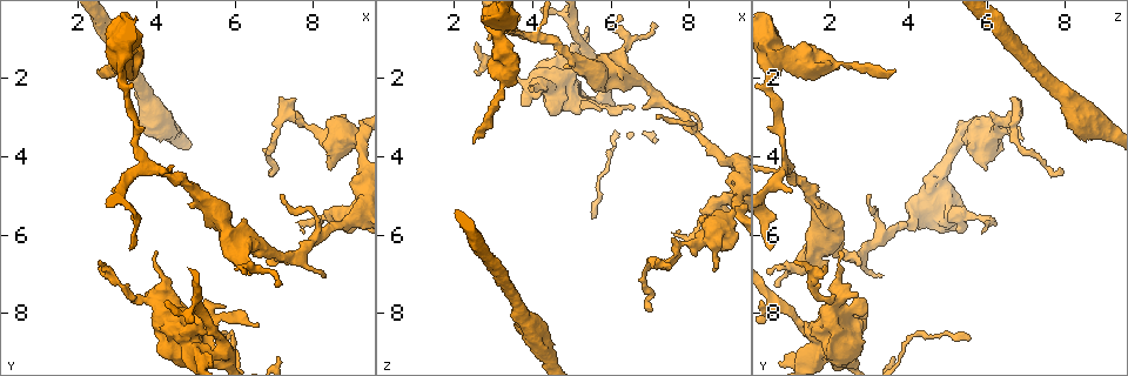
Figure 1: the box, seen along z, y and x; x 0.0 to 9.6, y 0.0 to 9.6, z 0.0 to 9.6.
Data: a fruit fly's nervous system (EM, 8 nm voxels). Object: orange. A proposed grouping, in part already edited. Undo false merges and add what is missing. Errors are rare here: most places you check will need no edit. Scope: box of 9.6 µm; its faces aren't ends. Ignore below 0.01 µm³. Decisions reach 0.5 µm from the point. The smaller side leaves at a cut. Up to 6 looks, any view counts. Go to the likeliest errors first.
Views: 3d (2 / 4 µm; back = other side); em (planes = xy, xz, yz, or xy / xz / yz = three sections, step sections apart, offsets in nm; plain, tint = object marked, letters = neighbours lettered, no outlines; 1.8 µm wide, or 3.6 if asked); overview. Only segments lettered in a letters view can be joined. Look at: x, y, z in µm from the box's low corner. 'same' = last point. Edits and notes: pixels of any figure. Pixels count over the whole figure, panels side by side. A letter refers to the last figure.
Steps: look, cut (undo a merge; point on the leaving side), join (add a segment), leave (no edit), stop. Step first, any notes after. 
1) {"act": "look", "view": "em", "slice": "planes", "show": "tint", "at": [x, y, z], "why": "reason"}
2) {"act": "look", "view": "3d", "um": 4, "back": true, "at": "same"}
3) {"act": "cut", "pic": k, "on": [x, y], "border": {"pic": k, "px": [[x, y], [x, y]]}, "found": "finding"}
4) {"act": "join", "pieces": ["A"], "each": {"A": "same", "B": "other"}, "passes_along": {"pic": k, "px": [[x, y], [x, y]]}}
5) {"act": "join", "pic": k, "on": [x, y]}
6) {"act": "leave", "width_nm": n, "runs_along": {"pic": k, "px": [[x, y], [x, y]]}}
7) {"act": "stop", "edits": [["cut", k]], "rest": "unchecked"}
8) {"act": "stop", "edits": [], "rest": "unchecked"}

{"act": "look", "view": "em", "slice": "xz", "step": 8, "show": "tint", "at": [3.05, 1.65, 0.75], "why": "abrupt turn"}

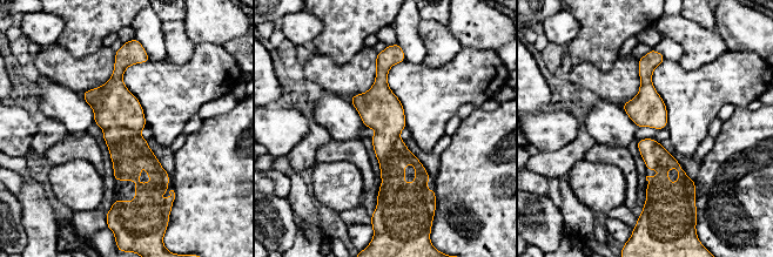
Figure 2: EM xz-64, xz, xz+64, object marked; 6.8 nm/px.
{"act": "look", "view": "em", "slice": "planes", "show": "letters", "at": "same"}

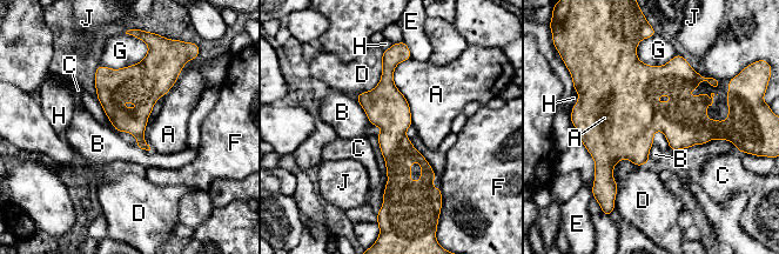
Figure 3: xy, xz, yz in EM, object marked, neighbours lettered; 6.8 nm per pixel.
{"act": "leave", "longest_contact_nm": ["A", 460], "each": {"A": "other", "B": "other", "C": "other", "D": "other", "E": "other", "F": "other", "G": "other", "H": "other", "J": "other"}, "runs_along": {"pic": 3, "px": [[385, 55], [397, 196]]}, "found": "one cell here"}

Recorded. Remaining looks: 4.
{"act": "look", "view": "3d", "um": 4, "at": [8.70, 5.55, 5.10], "why": "sudden change in width"}

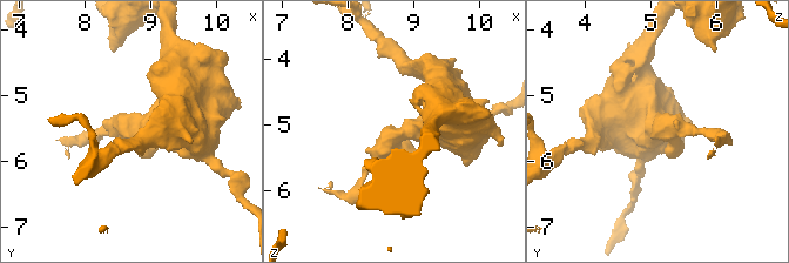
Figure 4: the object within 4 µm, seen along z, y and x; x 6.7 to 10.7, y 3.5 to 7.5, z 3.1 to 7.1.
{"act": "look", "view": "em", "slice": "planes", "show": "tint", "at": [8.75, 5.55, 5.15]}

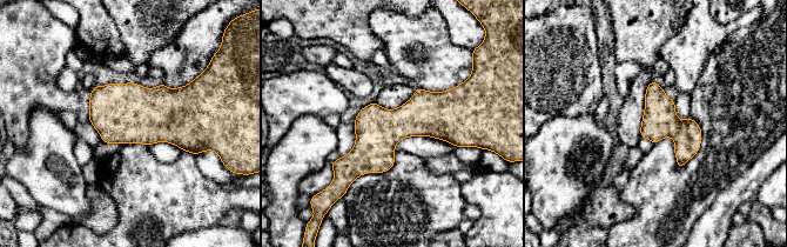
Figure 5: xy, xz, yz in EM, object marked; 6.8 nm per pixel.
{"act": "look", "view": "em", "slice": "planes", "show": "letters", "at": "same"}

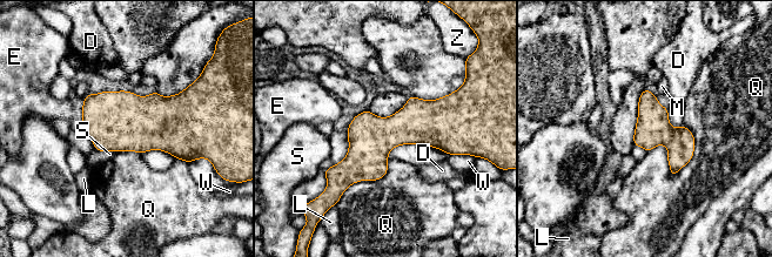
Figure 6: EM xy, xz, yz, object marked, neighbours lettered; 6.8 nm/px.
{"act": "leave", "longest_contact_nm": ["Q", 380], "each": {"D": "other", "E": "other", "L": "other", "M": "other", "Q": "other", "S": "other", "W": "other", "Z": "other"}, "found": "continuous, no second cell"}

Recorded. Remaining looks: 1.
{"act": "stop", "edits": [], "rest": "unchecked"}

